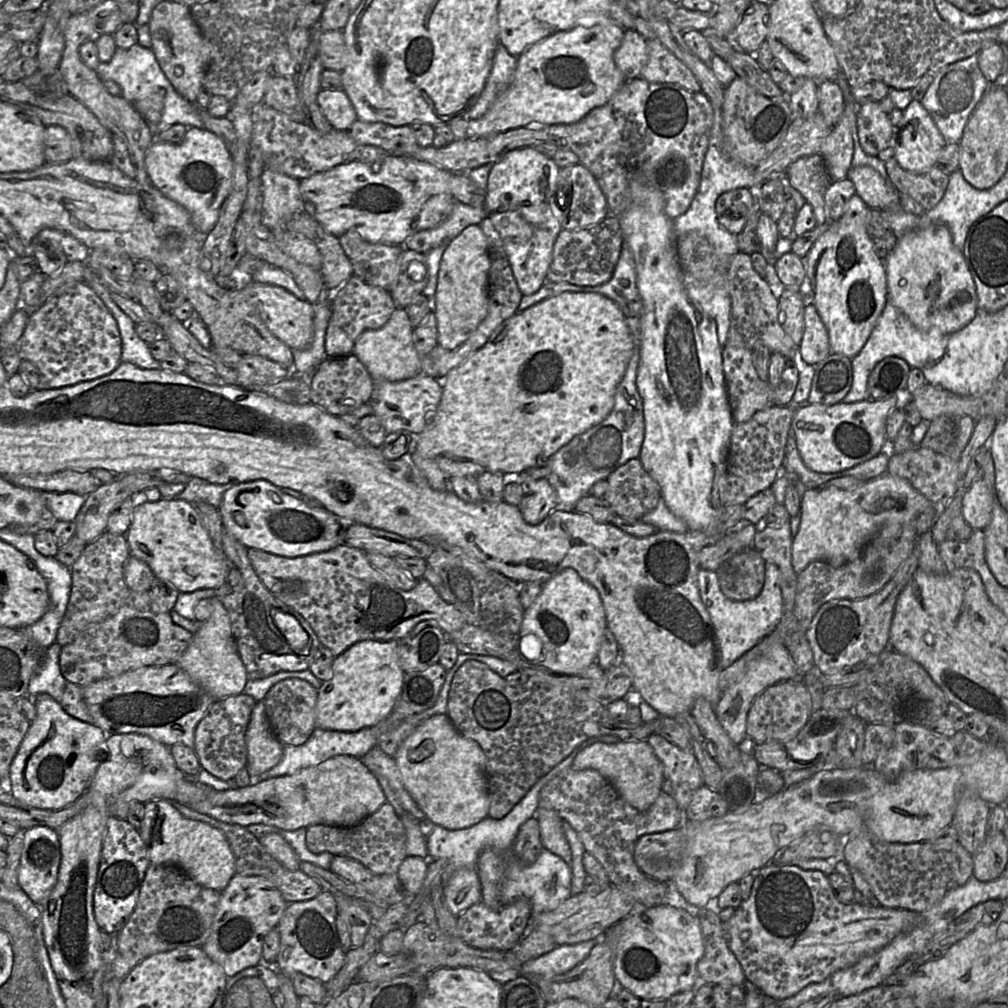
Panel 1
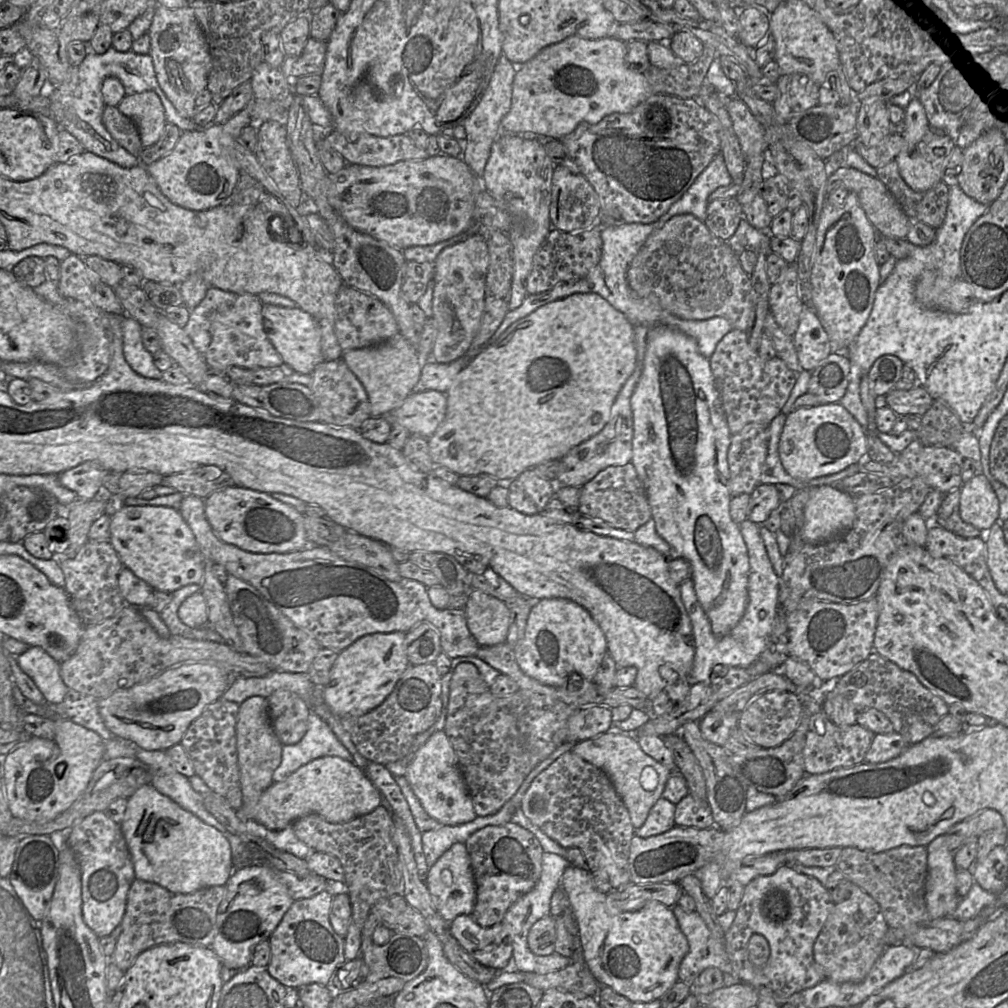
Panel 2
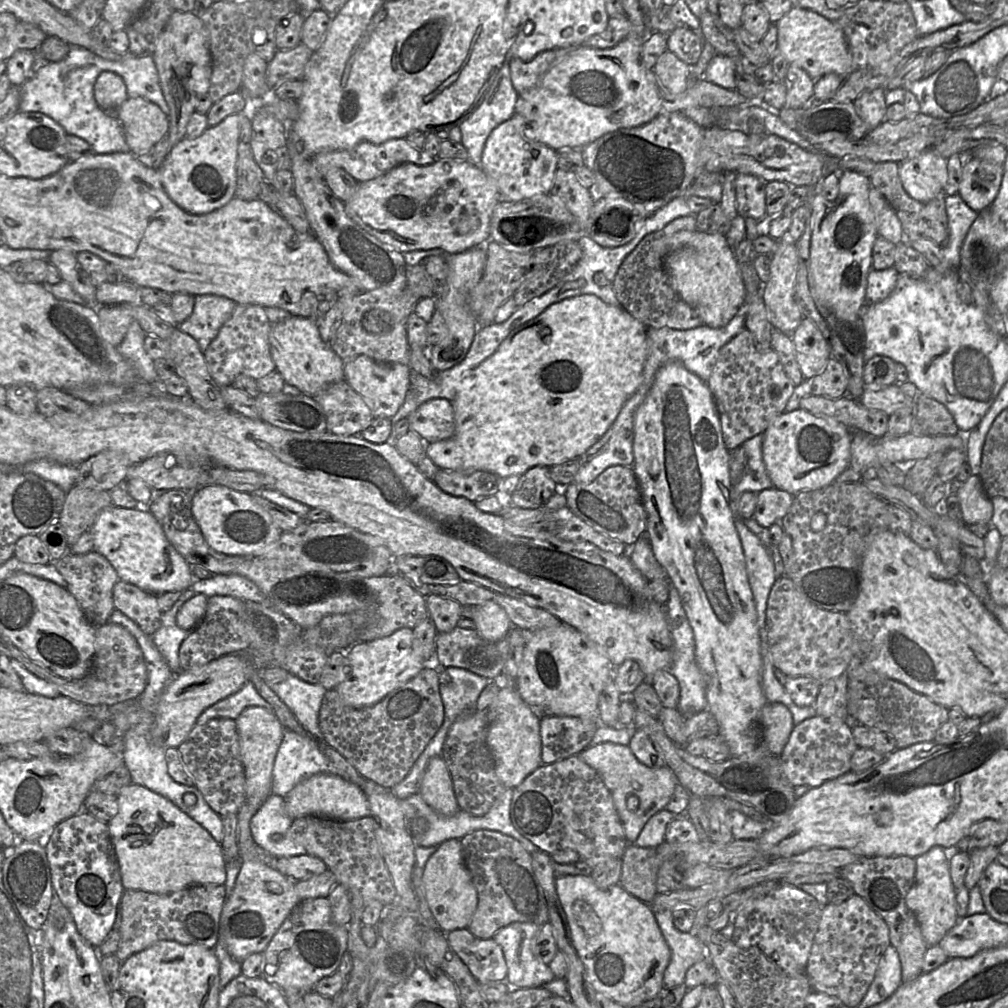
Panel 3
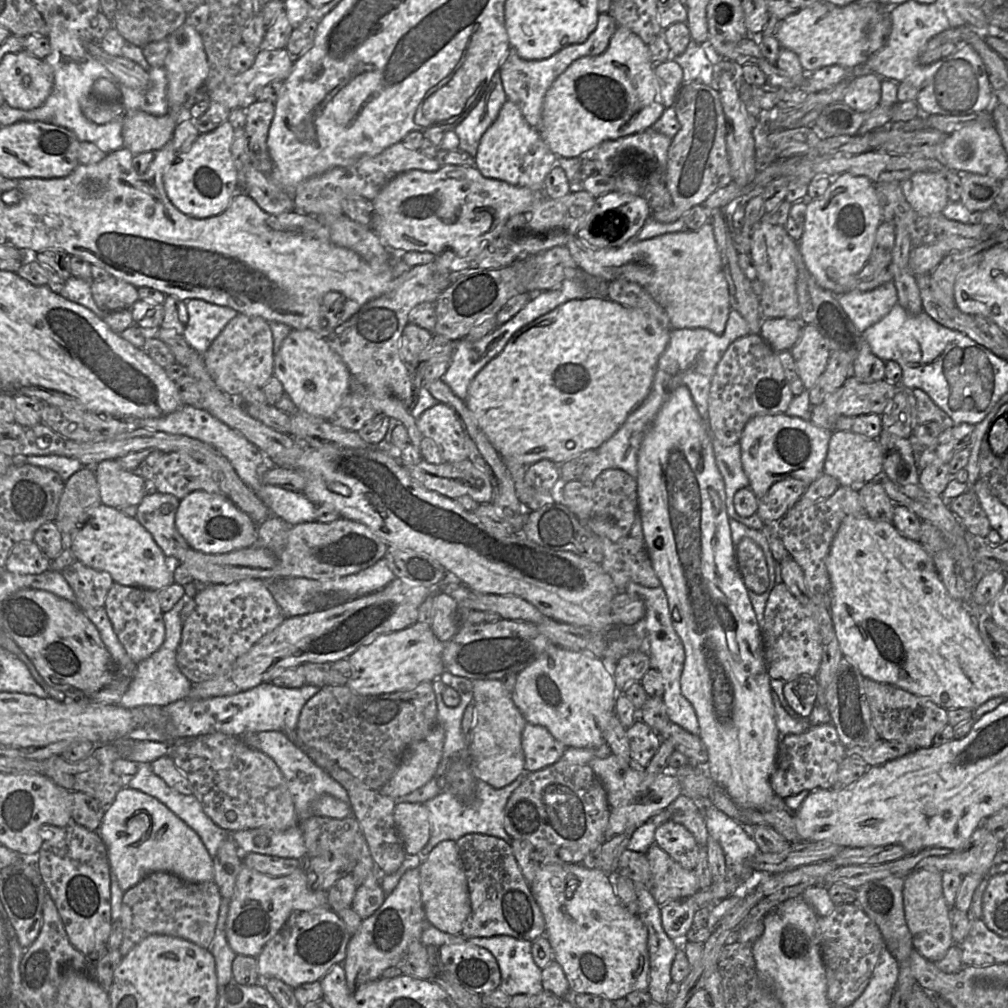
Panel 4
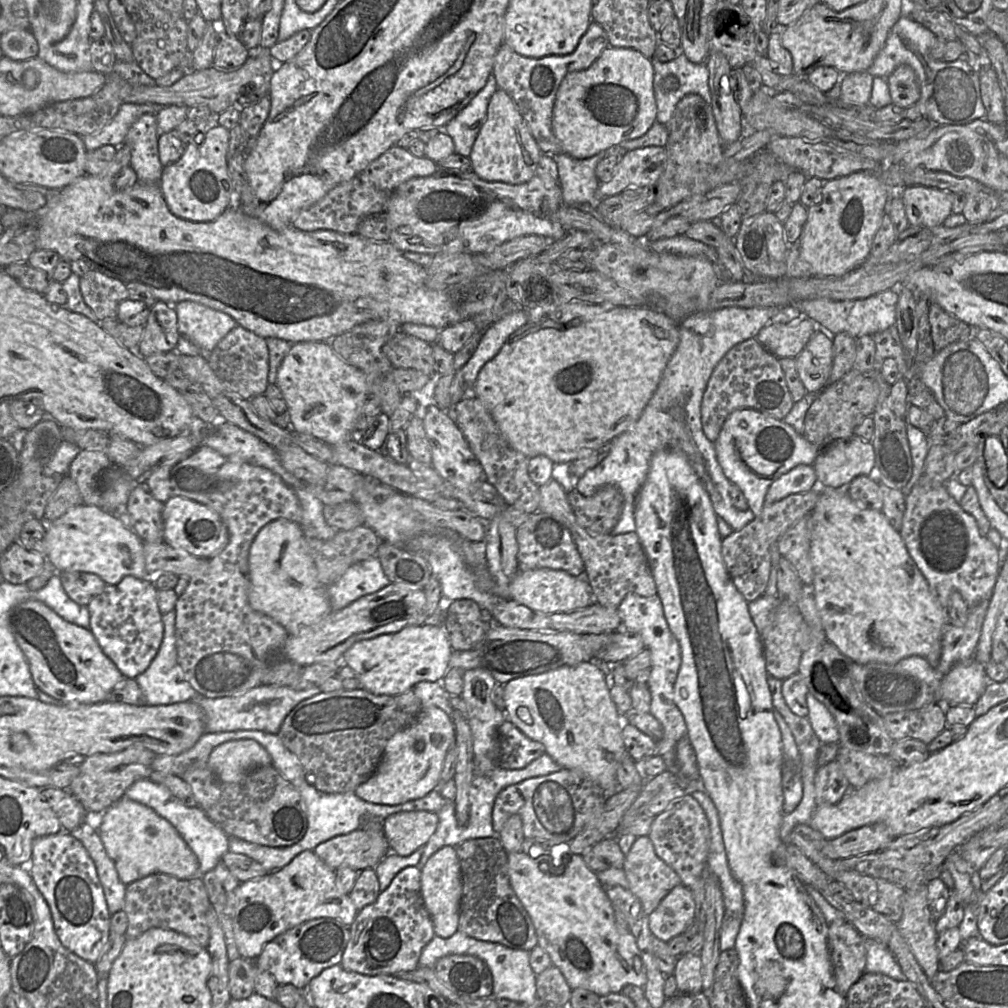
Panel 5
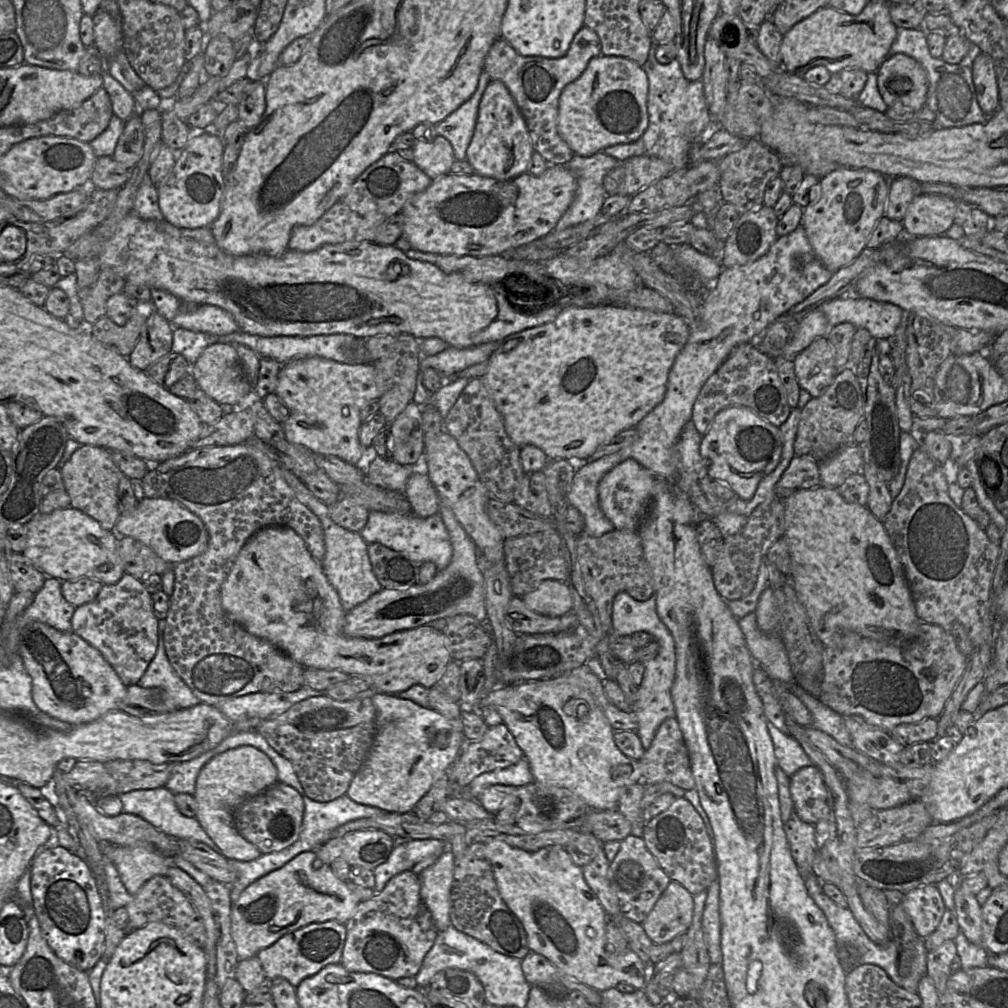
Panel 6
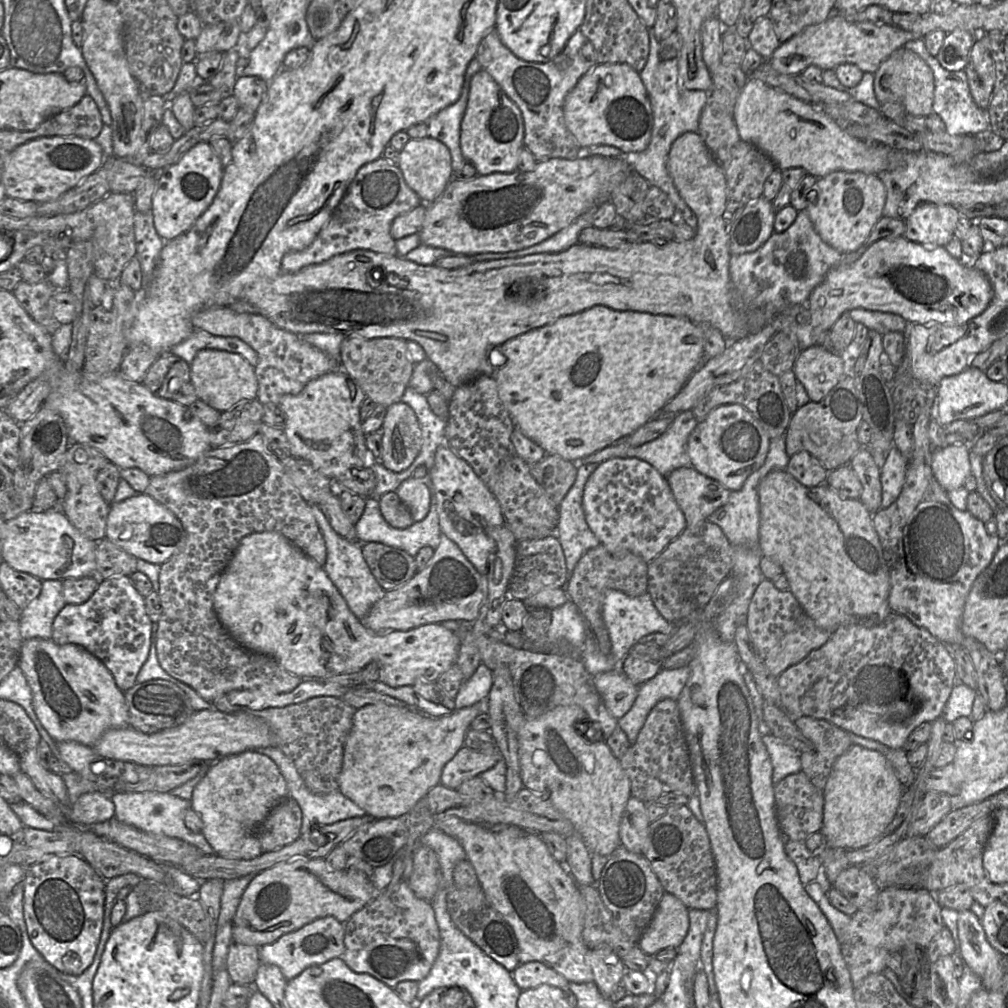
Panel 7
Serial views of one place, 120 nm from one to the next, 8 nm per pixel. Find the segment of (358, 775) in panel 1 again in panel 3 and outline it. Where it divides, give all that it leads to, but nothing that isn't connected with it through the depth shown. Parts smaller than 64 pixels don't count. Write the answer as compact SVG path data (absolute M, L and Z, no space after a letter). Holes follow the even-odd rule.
M320 773L300 781L285 797L284 809L289 818L316 815L331 820L354 820L369 816L364 791L339 775Z

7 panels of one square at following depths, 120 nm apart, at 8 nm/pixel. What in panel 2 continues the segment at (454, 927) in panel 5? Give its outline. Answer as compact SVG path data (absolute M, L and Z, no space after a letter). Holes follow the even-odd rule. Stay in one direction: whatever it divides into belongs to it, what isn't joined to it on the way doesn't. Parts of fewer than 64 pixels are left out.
M455 843L428 869L427 889L442 918L450 924L459 915L471 915L476 903L476 882L464 843Z

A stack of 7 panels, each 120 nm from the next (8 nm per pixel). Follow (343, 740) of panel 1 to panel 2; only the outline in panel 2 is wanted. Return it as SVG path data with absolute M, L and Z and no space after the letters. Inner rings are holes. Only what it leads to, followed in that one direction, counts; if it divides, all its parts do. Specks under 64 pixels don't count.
M310 711L307 731L294 745L282 746L279 766L272 775L273 782L281 782L303 765L322 757L340 757L352 761L352 755L339 741L329 725Z

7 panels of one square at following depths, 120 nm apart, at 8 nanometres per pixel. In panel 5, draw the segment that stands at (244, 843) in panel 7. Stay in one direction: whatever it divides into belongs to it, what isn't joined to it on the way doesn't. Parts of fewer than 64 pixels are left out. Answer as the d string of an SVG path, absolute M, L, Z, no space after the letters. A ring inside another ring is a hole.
M241 739L222 743L214 748L206 765L222 782L236 783L250 770L271 765L271 757L254 740Z

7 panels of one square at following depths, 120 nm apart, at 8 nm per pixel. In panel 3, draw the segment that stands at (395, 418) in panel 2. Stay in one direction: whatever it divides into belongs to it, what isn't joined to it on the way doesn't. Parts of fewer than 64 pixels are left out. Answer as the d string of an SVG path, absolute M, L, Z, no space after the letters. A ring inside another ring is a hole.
M434 398L422 403L407 417L409 428L426 444L449 439L455 431L452 403Z

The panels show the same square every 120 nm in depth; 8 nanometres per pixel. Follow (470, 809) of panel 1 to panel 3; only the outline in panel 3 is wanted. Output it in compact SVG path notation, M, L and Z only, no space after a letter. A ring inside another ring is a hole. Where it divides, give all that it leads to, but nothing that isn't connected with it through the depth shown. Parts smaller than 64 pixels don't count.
M435 756L427 763L418 793L427 805L442 815L450 816L460 809L442 756Z

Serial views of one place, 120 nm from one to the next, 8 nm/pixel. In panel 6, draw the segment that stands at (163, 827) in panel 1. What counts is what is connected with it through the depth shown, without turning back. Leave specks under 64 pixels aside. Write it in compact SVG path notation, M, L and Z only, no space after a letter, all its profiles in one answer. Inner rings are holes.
M104 845L104 853L114 864L128 893L136 895L153 876L167 876L173 859L150 845Z

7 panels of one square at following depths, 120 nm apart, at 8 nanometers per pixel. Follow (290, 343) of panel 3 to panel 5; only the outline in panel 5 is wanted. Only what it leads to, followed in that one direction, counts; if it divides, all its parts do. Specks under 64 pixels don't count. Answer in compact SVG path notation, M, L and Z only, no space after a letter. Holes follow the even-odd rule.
M298 342L291 345L282 360L275 385L280 389L290 418L292 431L311 435L329 446L356 436L354 426L365 401L372 396L371 379L333 352L329 342Z

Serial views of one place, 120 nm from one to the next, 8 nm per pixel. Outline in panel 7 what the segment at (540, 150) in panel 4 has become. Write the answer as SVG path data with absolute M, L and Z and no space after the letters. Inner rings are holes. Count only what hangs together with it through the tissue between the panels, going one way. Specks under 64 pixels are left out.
M484 69L471 79L467 107L460 127L460 147L477 175L511 173L518 170L520 151L524 148L524 122L517 105Z

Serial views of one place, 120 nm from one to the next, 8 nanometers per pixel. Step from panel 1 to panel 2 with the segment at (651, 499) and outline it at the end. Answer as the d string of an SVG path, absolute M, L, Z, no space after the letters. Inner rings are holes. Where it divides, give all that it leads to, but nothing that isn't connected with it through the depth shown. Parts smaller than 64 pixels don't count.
M631 462L622 466L609 466L583 485L577 509L583 516L633 533L652 518L645 489Z

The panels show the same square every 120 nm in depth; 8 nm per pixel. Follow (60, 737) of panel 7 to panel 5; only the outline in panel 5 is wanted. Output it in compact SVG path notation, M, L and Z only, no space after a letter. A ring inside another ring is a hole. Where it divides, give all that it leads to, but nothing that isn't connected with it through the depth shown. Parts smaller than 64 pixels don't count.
M26 600L10 610L10 628L23 652L38 690L59 703L93 704L105 701L112 689L125 678L115 663L103 652L89 628L70 623L39 600Z

